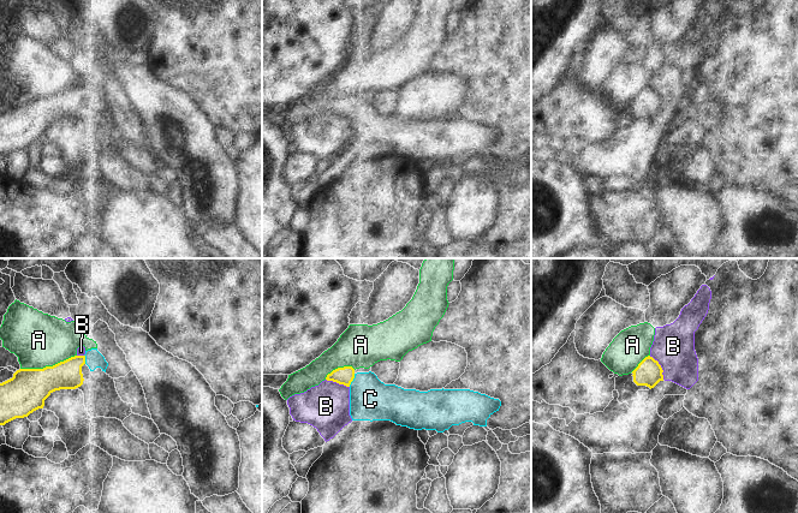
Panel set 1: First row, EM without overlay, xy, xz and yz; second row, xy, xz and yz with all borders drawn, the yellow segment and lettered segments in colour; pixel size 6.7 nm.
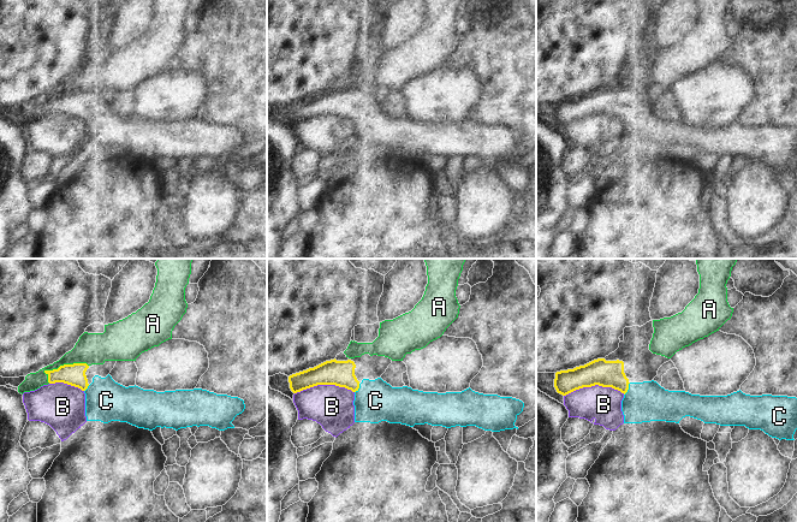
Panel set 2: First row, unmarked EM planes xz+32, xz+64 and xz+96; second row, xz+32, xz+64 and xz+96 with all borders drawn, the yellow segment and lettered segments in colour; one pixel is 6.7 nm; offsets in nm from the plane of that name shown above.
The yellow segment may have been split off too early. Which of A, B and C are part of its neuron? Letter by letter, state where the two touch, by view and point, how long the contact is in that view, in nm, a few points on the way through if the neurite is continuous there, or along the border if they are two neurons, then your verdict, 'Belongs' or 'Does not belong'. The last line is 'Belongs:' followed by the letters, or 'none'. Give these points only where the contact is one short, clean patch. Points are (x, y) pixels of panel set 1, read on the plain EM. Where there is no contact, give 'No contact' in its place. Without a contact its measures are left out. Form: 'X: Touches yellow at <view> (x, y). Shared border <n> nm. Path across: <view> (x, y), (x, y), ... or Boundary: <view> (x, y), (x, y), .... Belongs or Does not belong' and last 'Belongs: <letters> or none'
A: Touches yellow at xy (48, 97). Shared border 380 nm. Boundary: xy (76, 85), (52, 96), (21, 100). Does not belong
B: Touches yellow at yz (660, 97). Shared border 190 nm. Does not belong
C: Touches yellow at xz (352, 111). Shared border 100 nm. Belongs
Belongs: C.

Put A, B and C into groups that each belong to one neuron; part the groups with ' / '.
A / B / C

